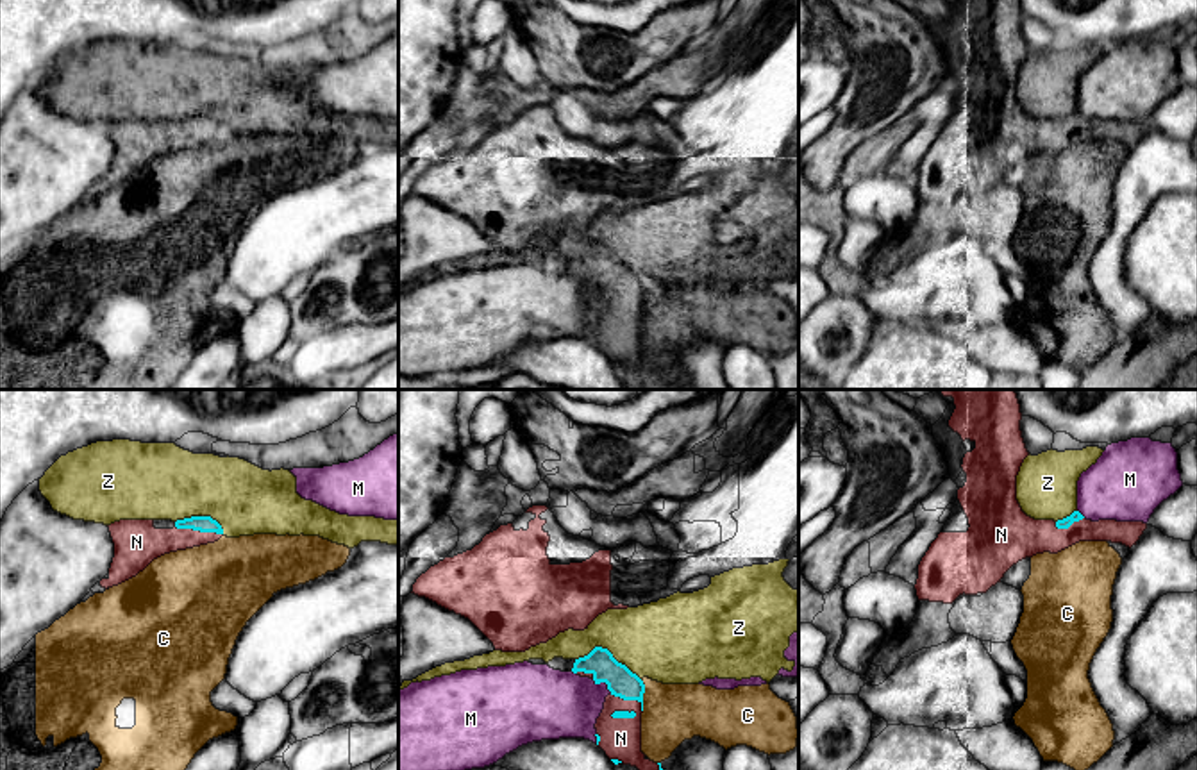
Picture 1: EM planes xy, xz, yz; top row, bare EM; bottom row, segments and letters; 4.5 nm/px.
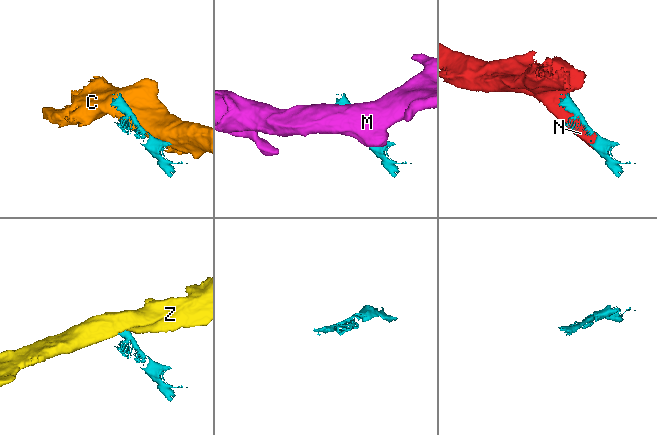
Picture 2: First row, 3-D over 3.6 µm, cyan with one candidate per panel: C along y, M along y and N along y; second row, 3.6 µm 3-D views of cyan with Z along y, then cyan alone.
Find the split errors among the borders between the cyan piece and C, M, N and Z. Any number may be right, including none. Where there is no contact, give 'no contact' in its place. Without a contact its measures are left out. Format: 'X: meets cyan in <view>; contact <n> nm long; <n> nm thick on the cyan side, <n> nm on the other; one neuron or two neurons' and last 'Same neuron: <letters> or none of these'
C: meets cyan in xz; contact 140 nm long; 130 nm thick on the cyan side, 260 nm on the other; two neurons
M: meets cyan in xz; contact 120 nm long; 130 nm thick on the cyan side, 300 nm on the other; two neurons
N: meets cyan in xy; contact 220 nm long; 80 nm thick on the cyan side, 160 nm on the other; one neuron
Z: meets cyan in xz; contact 320 nm long; 130 nm thick on the cyan side, 360 nm on the other; two neurons
Same neuron: N

